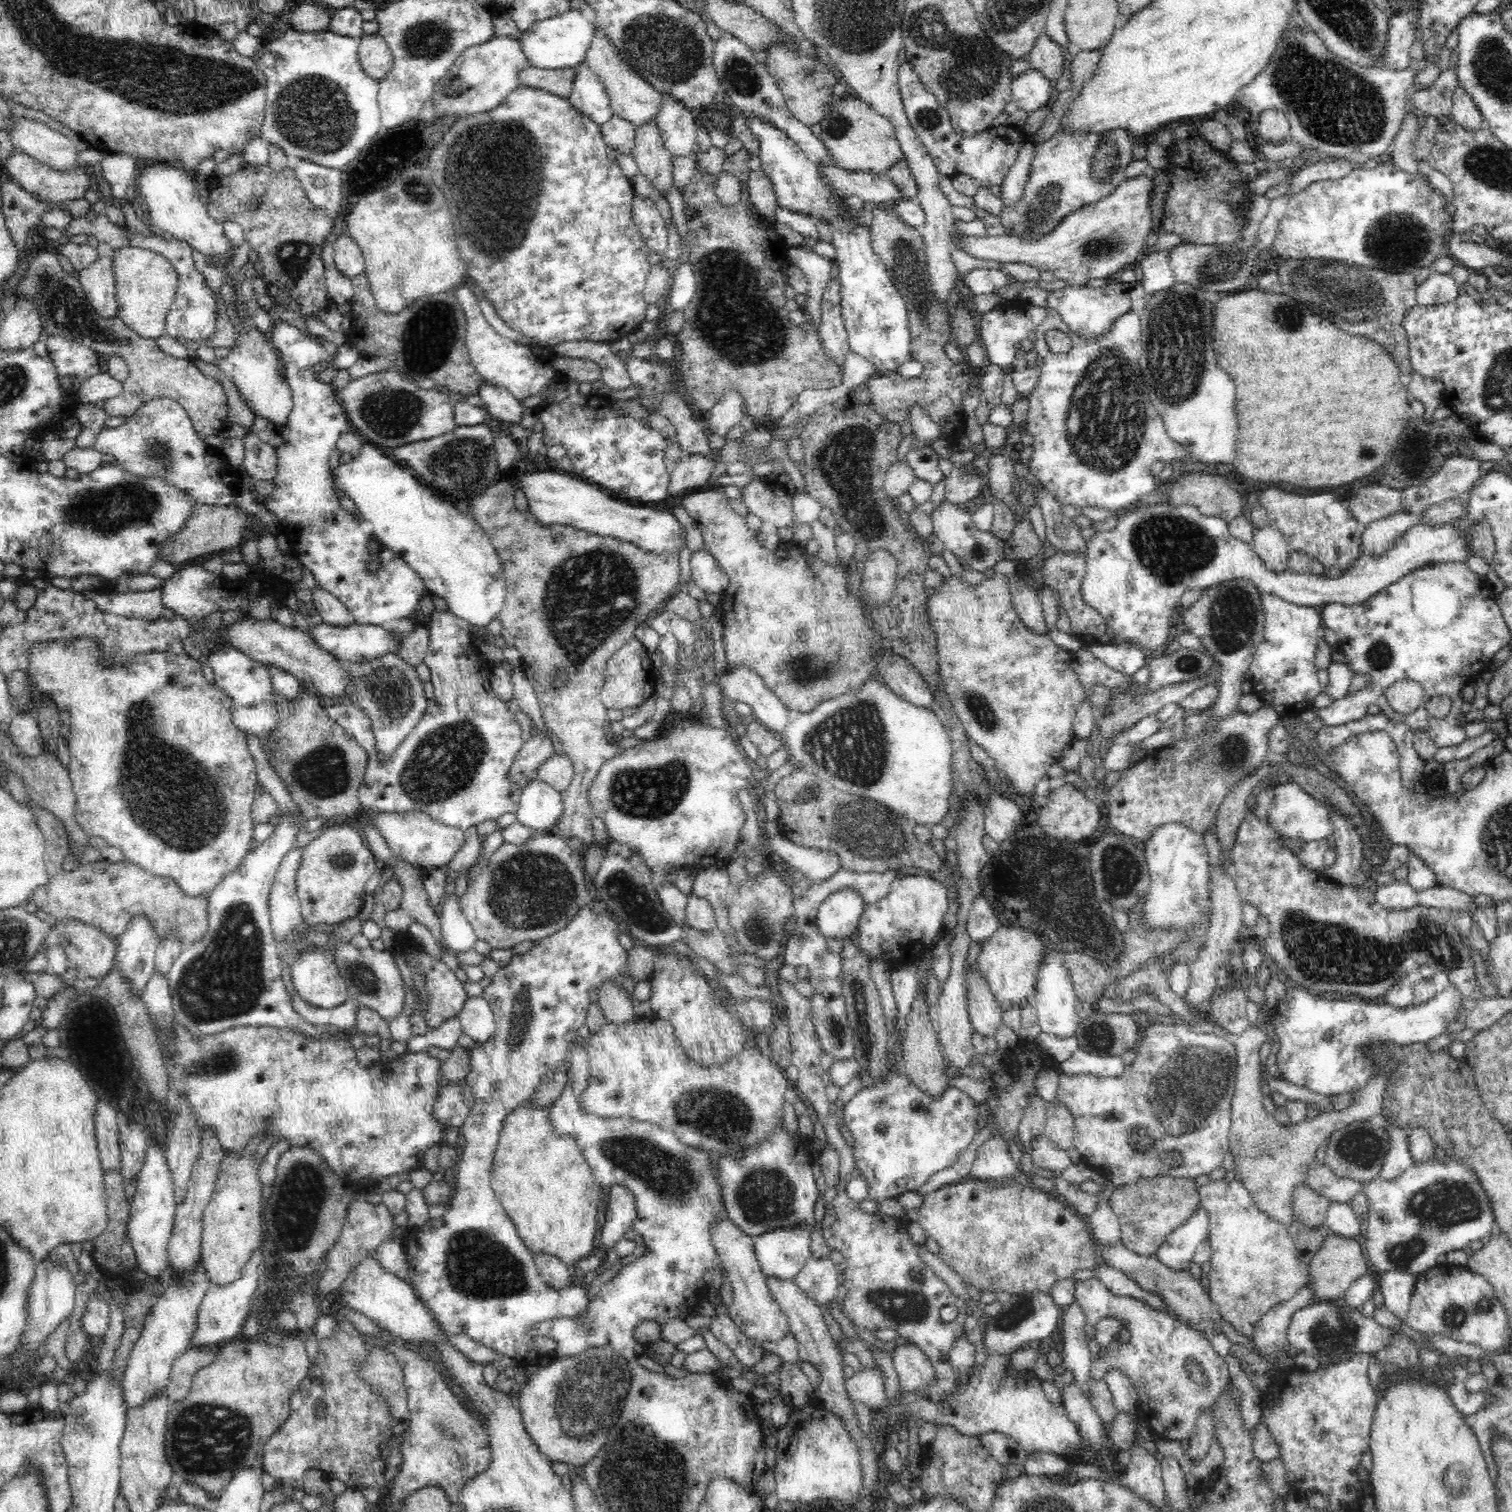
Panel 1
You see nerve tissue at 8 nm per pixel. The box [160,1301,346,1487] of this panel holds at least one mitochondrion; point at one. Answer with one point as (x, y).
(206, 1440)

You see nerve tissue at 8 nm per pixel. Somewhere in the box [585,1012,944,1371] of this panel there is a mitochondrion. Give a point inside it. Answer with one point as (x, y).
(671, 1178)

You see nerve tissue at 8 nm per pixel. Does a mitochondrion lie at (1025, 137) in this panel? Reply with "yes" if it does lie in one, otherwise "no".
no

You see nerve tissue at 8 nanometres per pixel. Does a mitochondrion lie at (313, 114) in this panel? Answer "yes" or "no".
yes

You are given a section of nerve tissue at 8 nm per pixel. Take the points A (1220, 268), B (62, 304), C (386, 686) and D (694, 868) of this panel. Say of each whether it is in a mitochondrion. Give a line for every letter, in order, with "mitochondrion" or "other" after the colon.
A: mitochondrion
B: mitochondrion
C: mitochondrion
D: other

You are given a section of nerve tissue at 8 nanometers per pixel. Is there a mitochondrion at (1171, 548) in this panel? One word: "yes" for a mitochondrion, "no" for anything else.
yes

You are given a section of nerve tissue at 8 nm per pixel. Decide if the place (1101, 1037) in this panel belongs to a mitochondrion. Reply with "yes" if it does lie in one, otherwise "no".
yes

